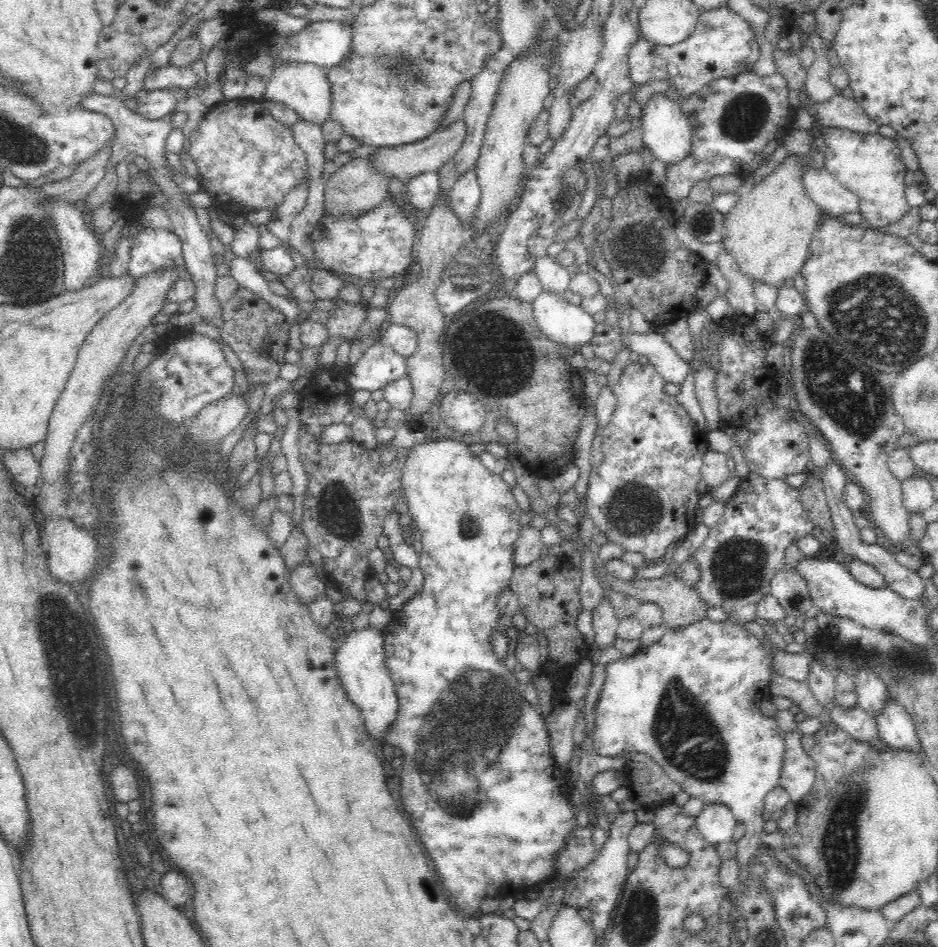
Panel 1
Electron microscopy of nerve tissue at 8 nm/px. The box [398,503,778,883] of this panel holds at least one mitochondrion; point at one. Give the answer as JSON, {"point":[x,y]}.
{"point":[467,728]}

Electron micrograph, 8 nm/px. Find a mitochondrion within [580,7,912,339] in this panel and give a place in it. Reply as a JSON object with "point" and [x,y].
{"point":[745,116]}

